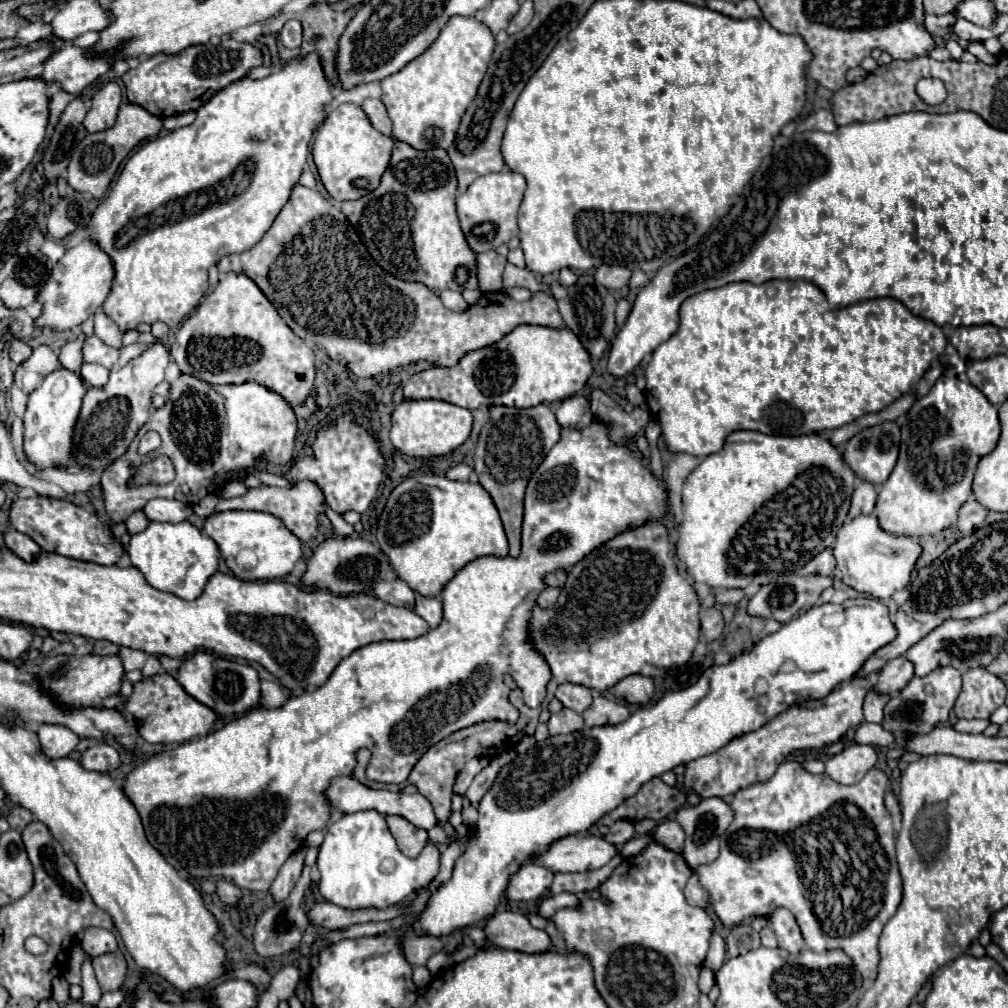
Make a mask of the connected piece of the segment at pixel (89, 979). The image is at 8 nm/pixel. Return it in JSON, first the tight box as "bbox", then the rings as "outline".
{"bbox":[80,960,102,1006],"outline":[[[90,960],[82,964],[82,986],[84,986],[84,996],[82,996],[80,1002],[94,1006],[100,1000],[102,992],[100,992],[100,986],[98,986],[96,978],[94,978],[94,970],[92,970]]]}

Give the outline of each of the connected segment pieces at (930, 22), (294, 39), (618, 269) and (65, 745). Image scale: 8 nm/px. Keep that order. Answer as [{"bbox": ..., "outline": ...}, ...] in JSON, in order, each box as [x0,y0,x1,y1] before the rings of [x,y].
[{"bbox":[924,14,956,38],"outline":[[[926,14],[924,16],[924,26],[932,36],[938,38],[948,38],[950,36],[950,26],[956,22],[954,14],[944,14],[944,16],[936,16],[936,14]]]},{"bbox":[280,20,302,48],"outline":[[[288,20],[280,30],[280,42],[286,48],[298,48],[302,44],[302,24],[298,20]]]},{"bbox":[594,264,632,290],"outline":[[[608,264],[598,266],[596,272],[594,272],[594,278],[602,286],[606,286],[610,290],[618,290],[618,288],[626,286],[630,276],[632,276],[632,272],[628,268],[624,268],[624,266],[608,266]]]},{"bbox":[38,724,80,758],"outline":[[[42,724],[38,728],[38,738],[40,738],[42,752],[48,758],[64,758],[80,742],[80,738],[72,734],[72,730],[68,730],[66,726],[56,726],[56,724]]]}]

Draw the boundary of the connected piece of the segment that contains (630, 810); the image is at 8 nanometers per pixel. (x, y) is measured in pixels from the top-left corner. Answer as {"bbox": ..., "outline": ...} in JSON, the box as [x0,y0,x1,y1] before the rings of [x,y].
{"bbox":[598,778,686,826],"outline":[[[662,778],[648,780],[634,796],[626,798],[618,808],[604,814],[598,824],[612,826],[616,820],[630,820],[640,822],[644,818],[650,820],[664,820],[668,814],[676,812],[680,806],[684,806],[686,796],[680,788],[666,786]]]}

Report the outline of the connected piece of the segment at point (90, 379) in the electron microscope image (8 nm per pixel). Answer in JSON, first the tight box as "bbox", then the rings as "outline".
{"bbox":[80,364,108,386],"outline":[[[84,364],[80,376],[90,384],[90,386],[104,386],[108,382],[108,370],[102,368],[100,364]]]}

